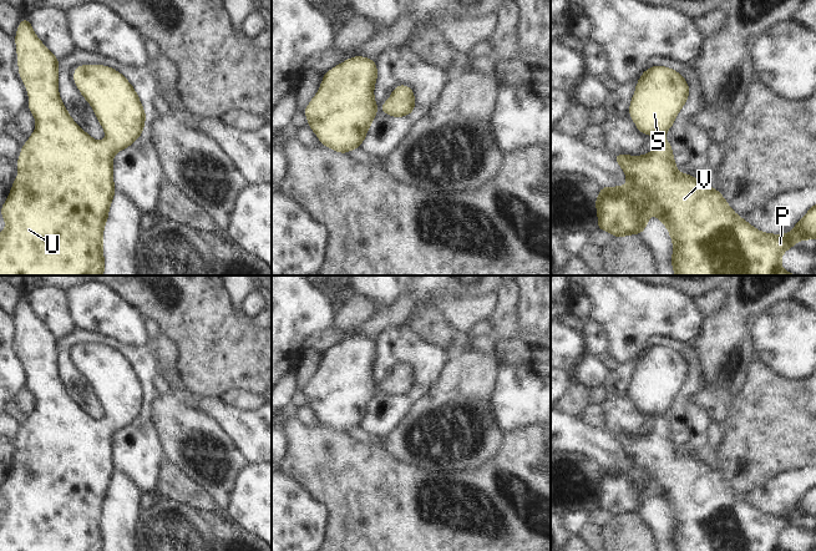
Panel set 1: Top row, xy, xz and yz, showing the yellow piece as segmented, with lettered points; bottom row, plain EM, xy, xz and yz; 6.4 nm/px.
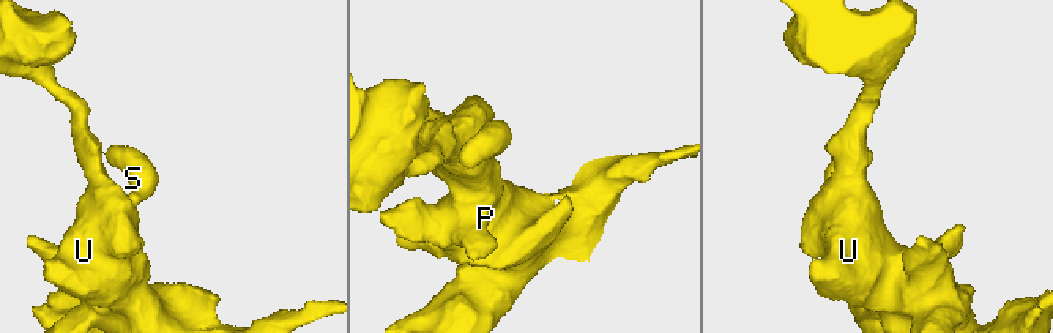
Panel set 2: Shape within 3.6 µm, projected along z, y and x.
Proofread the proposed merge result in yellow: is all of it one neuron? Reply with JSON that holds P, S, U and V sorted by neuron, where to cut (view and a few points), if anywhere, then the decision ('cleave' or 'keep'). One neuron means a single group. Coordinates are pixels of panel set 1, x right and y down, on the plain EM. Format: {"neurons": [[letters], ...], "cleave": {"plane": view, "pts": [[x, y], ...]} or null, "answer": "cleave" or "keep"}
{"neurons": [["P", "S", "U", "V"]], "cleave": null, "answer": "keep"}

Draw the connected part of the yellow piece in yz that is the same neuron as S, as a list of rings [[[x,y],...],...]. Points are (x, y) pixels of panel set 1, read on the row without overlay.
[[[657,344],[643,352],[630,380],[629,394],[637,408],[644,414],[653,414],[657,423],[654,429],[644,435],[613,434],[622,445],[628,464],[600,467],[595,480],[598,509],[614,516],[640,515],[649,502],[649,494],[654,492],[671,515],[674,551],[786,551],[781,546],[785,530],[795,526],[797,520],[816,519],[816,484],[794,505],[792,512],[764,512],[740,497],[720,470],[689,453],[680,455],[673,438],[673,428],[664,415],[688,375],[688,362],[670,347]]]

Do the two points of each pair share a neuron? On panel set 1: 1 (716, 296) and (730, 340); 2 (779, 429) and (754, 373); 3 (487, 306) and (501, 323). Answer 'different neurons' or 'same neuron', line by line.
1: different neurons
2: same neuron
3: different neurons

